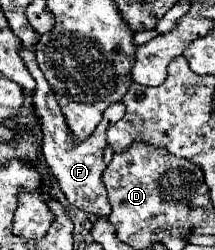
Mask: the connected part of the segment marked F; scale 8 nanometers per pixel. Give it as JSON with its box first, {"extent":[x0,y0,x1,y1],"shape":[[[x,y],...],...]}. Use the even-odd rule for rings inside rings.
{"extent":[20,46,126,218],"shape":[[[20,46],[20,56],[22,60],[26,62],[26,68],[28,72],[32,74],[32,78],[36,80],[36,88],[34,88],[34,94],[32,94],[32,104],[34,104],[34,110],[36,110],[36,116],[40,120],[40,126],[42,126],[42,134],[44,134],[44,142],[42,142],[42,154],[44,154],[44,160],[46,164],[50,166],[54,178],[58,180],[58,186],[60,190],[64,192],[66,200],[80,208],[82,212],[86,214],[92,214],[96,218],[100,216],[108,216],[112,212],[110,204],[108,204],[108,198],[106,198],[106,190],[104,190],[104,184],[102,184],[102,172],[106,170],[106,162],[104,162],[104,148],[108,146],[106,142],[106,130],[116,124],[124,114],[126,114],[126,106],[124,102],[116,102],[116,104],[110,104],[104,112],[104,120],[98,124],[98,128],[94,130],[94,134],[82,142],[82,144],[74,144],[72,136],[70,136],[70,130],[66,128],[66,122],[64,122],[64,116],[60,112],[60,106],[52,94],[52,90],[48,88],[48,82],[42,74],[42,70],[38,68],[38,62],[36,62],[36,54],[34,54],[34,48],[28,48],[28,46]]]}

